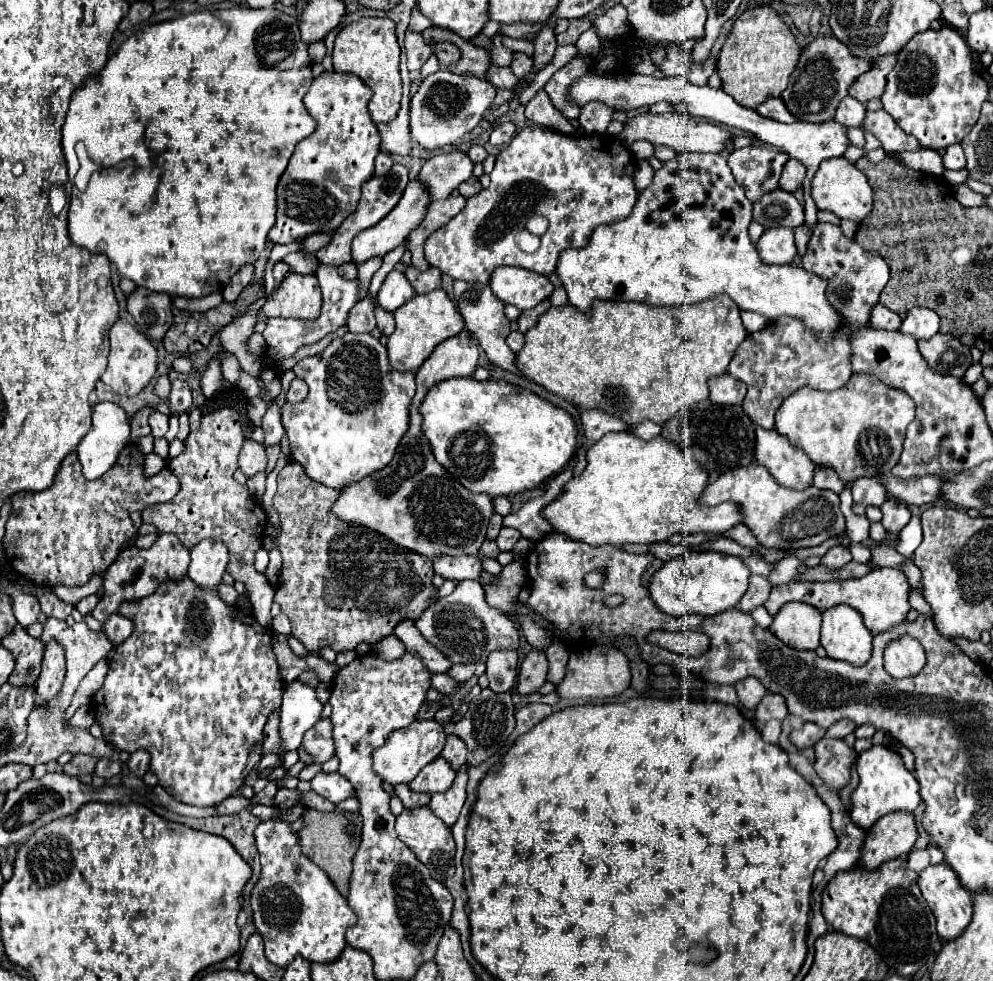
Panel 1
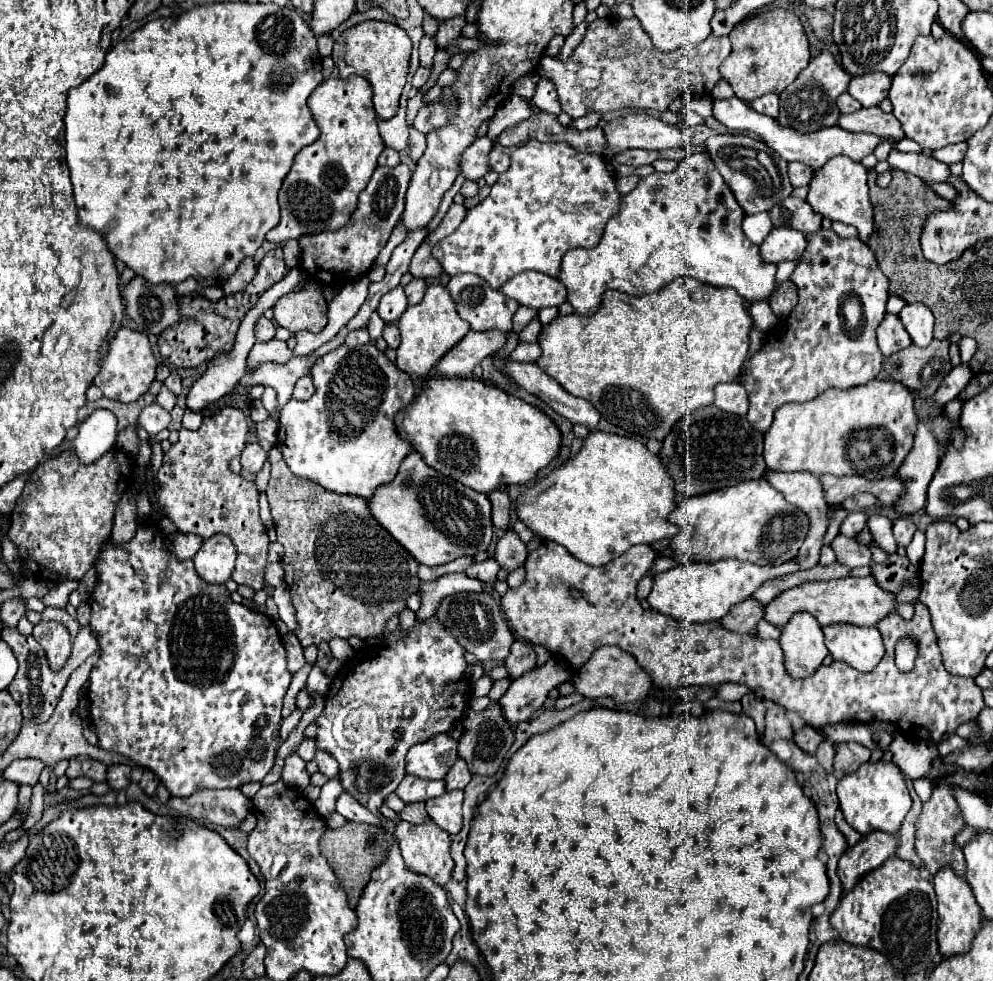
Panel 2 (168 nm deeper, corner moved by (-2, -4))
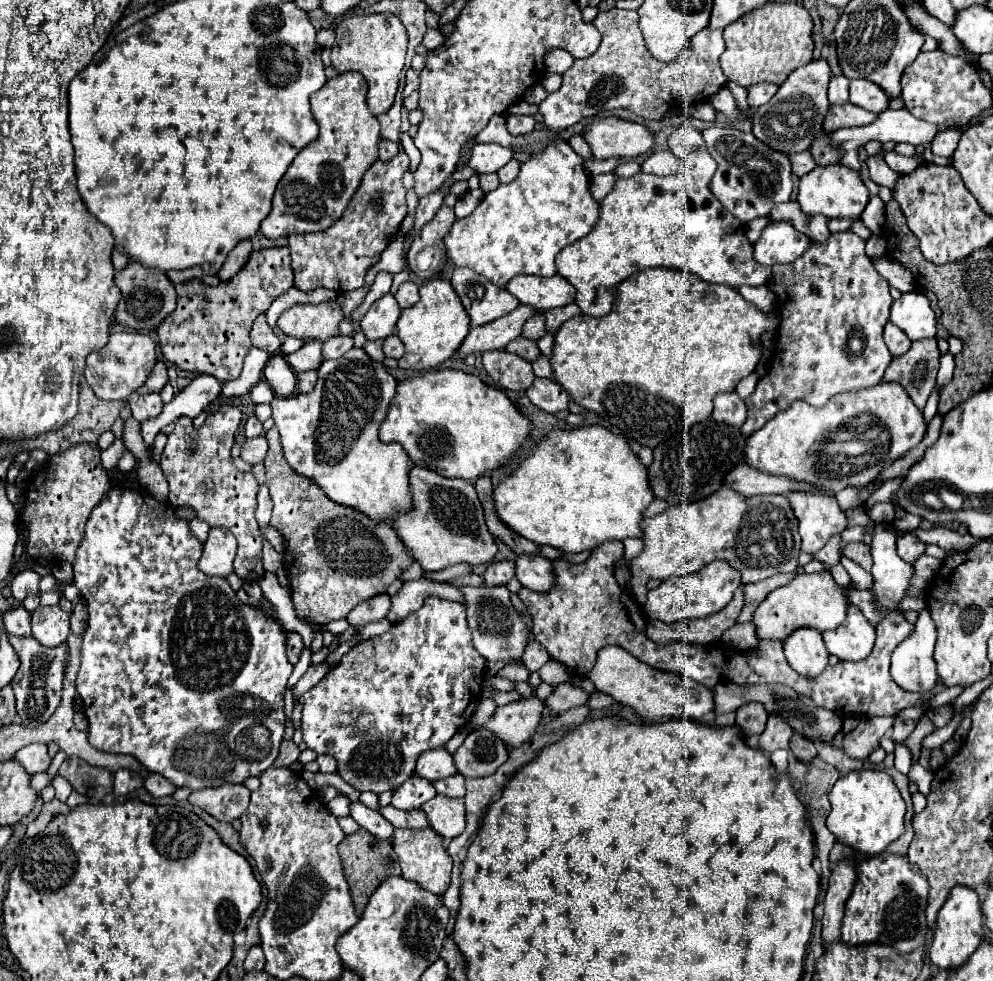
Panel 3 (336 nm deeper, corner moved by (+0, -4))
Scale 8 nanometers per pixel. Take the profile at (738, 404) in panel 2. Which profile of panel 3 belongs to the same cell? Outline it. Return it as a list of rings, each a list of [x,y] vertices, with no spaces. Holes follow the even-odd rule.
[[[724,392],[714,398],[714,412],[712,418],[730,426],[740,428],[746,420],[746,406],[744,400],[736,392]]]

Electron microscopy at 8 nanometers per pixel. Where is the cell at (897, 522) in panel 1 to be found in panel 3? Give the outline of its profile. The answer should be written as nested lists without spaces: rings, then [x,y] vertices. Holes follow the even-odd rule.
[[[910,532],[898,536],[898,554],[902,560],[912,564],[918,556],[922,556],[922,552],[924,552],[924,544],[920,544],[918,536],[914,536]]]

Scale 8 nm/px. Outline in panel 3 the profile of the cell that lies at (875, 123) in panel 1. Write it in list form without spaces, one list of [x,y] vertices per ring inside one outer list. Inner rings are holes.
[[[832,104],[828,110],[828,116],[824,120],[824,132],[834,132],[840,128],[854,128],[854,126],[866,126],[876,120],[878,114],[868,112],[864,108],[858,108],[854,104],[842,104],[836,106]]]

